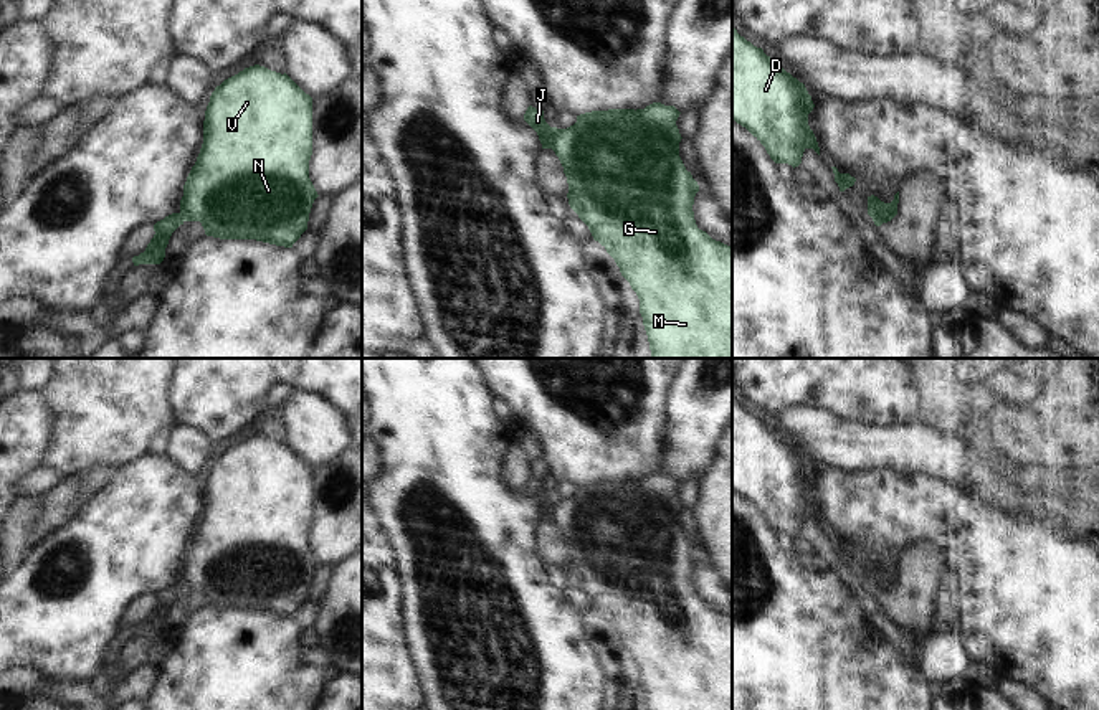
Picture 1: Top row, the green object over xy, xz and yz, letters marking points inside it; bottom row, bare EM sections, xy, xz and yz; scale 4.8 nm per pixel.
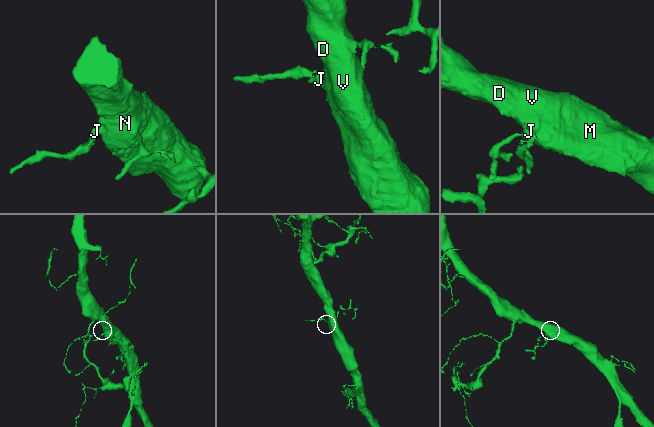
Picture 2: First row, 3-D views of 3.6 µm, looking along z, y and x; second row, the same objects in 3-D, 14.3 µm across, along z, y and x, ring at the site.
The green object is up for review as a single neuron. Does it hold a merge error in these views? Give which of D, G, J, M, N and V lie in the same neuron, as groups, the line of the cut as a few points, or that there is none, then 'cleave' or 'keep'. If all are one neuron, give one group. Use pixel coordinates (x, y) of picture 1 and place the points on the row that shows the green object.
groups D G M N V / J; cut xz (552, 127), (549, 147); cleave

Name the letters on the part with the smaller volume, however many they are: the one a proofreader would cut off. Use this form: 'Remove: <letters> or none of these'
Remove: J

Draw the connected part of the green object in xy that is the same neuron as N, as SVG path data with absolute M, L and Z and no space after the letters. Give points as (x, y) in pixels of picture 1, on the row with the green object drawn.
M245 68L210 96L203 144L183 185L180 215L183 221L200 221L207 236L293 248L319 196L309 178L311 155L312 97L286 73Z

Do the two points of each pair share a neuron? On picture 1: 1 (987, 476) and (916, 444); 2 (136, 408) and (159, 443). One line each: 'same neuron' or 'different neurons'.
1: same neuron
2: different neurons

